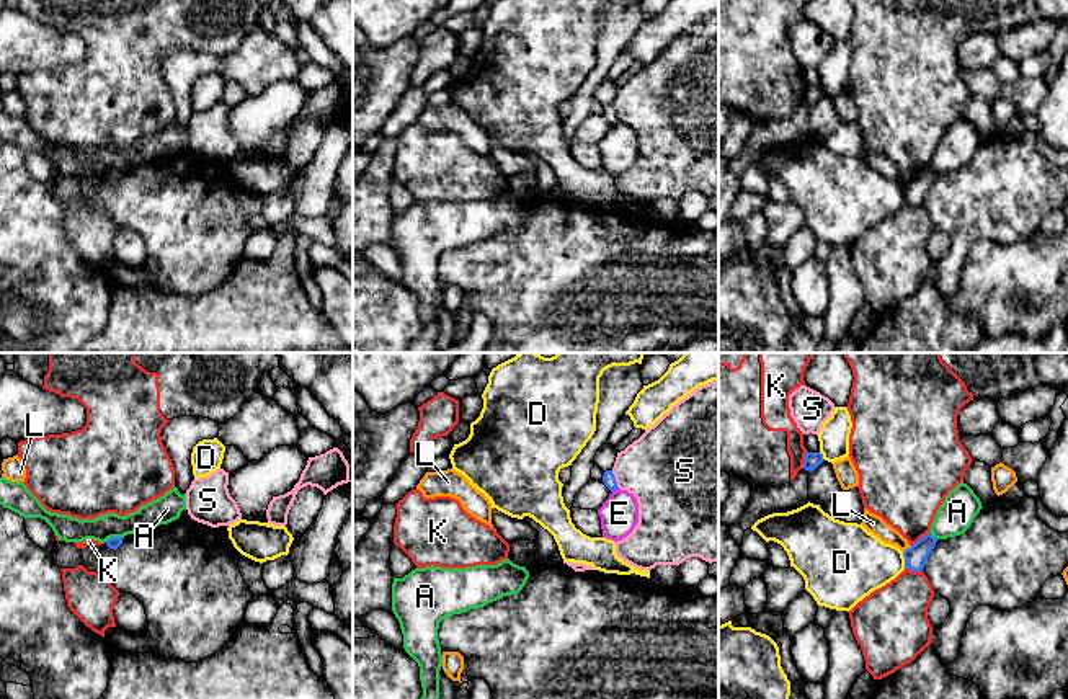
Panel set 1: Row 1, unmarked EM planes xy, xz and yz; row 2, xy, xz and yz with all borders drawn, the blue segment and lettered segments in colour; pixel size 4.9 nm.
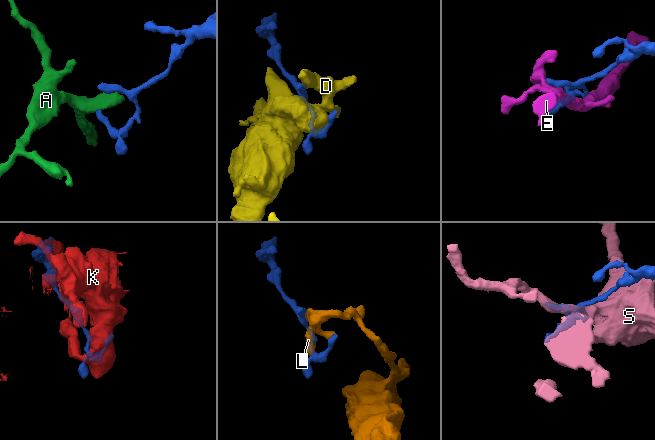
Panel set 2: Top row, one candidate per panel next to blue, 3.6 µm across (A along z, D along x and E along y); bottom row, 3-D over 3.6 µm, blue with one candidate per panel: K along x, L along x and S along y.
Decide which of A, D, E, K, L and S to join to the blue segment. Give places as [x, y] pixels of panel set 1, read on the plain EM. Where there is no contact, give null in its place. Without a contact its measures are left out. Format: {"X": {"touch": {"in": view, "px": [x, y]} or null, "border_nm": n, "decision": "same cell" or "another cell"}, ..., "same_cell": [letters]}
{"A": {"touch": {"in": "yz", "px": [933, 170]}, "border_nm": 50, "decision": "another cell"}, "D": {"touch": {"in": "yz", "px": [905, 195]}, "border_nm": 80, "decision": "another cell"}, "E": {"touch": {"in": "xz", "px": [614, 124]}, "border_nm": 40, "decision": "another cell"}, "K": {"touch": {"in": "yz", "px": [805, 93]}, "border_nm": 90, "decision": "another cell"}, "L": {"touch": {"in": "yz", "px": [907, 183]}, "border_nm": 60, "decision": "another cell"}, "S": {"touch": {"in": "xz", "px": [614, 113]}, "border_nm": 100, "decision": "another cell"}, "same_cell": []}

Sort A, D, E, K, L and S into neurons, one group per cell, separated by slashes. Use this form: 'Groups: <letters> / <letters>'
Groups: A / D / E / K / L / S

